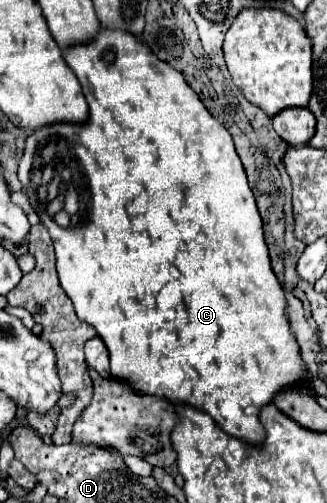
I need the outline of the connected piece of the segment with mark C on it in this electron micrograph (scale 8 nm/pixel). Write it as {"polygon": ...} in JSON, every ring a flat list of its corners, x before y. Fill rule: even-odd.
{"polygon":[[100,28,98,34,92,38,92,42,68,46,64,50,64,60,76,72,76,78,82,86,82,92,90,106,88,118,82,124,56,122,56,124,36,128,28,136,24,154,18,164,18,178,24,184,24,188,28,190,32,156,34,156,38,144,44,144,52,136,64,136,72,144,76,156,84,168,84,174,88,178,90,202,88,202,86,218,80,226,62,228,56,222,52,222,52,218,40,218,42,224,48,228,50,238,56,248,56,268,58,268,60,284,62,284,64,292,72,300,78,318,92,324,96,328,98,336,104,340,104,344,110,352,112,376,126,378,126,382,132,382,132,386,138,392,164,396,170,402,192,404,192,406,208,412,226,434,260,444,264,438,264,430,258,420,258,410,264,404,272,402,272,398,276,396,278,390,284,390,298,382,308,382,310,374,298,354,298,344,288,328,288,320,286,320,286,312,284,312,286,310,284,290,270,268,268,248,266,248,264,234,262,234,262,218,258,214,252,190,246,180,246,172,242,168,242,162,234,150,230,132,206,110,206,106,202,104,198,94,184,80,182,72,178,72,176,68,172,68,166,62,160,62,144,40,140,40,138,36,134,36,126,30]]}

